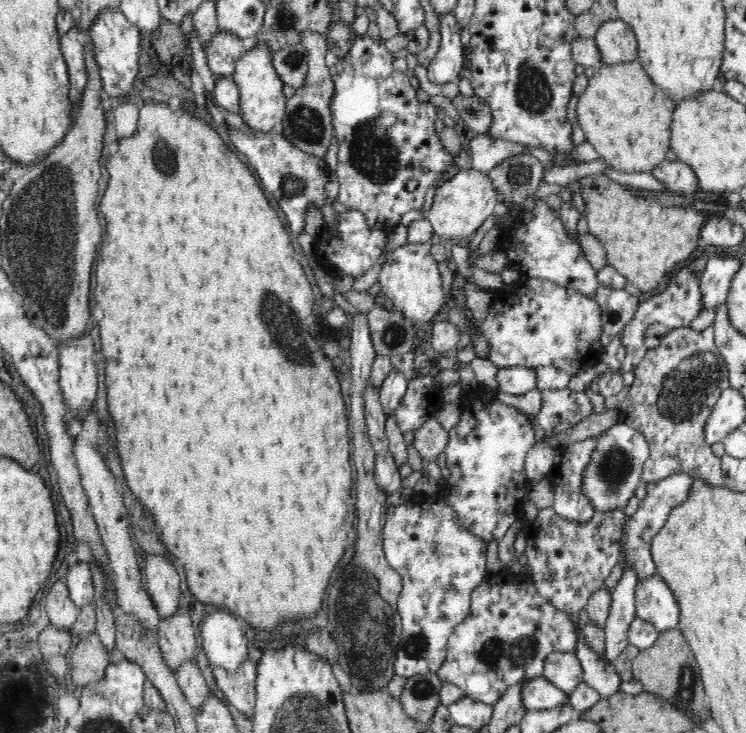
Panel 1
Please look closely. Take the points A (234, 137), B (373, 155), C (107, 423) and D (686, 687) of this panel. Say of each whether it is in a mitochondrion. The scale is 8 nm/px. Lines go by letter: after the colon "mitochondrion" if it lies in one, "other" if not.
A: other
B: mitochondrion
C: other
D: mitochondrion

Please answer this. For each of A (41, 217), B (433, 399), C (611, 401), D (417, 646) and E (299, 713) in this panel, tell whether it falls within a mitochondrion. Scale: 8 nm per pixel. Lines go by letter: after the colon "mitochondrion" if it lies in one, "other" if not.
A: mitochondrion
B: other
C: other
D: mitochondrion
E: mitochondrion

